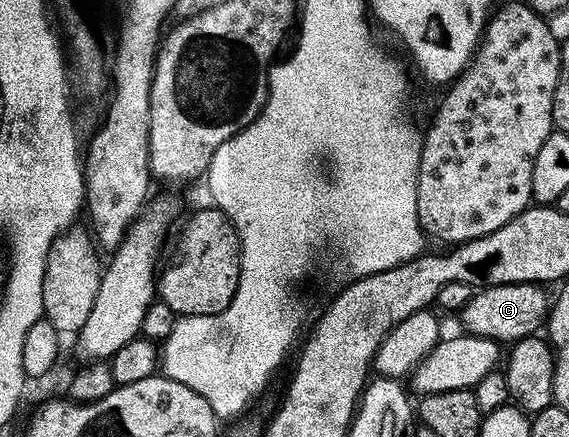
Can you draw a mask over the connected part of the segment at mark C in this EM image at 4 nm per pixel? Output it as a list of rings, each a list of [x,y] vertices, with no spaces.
[[[511,283],[479,288],[458,313],[464,322],[463,330],[470,335],[493,339],[501,345],[511,345],[518,339],[537,334],[547,324],[550,314],[550,295],[539,283]]]

